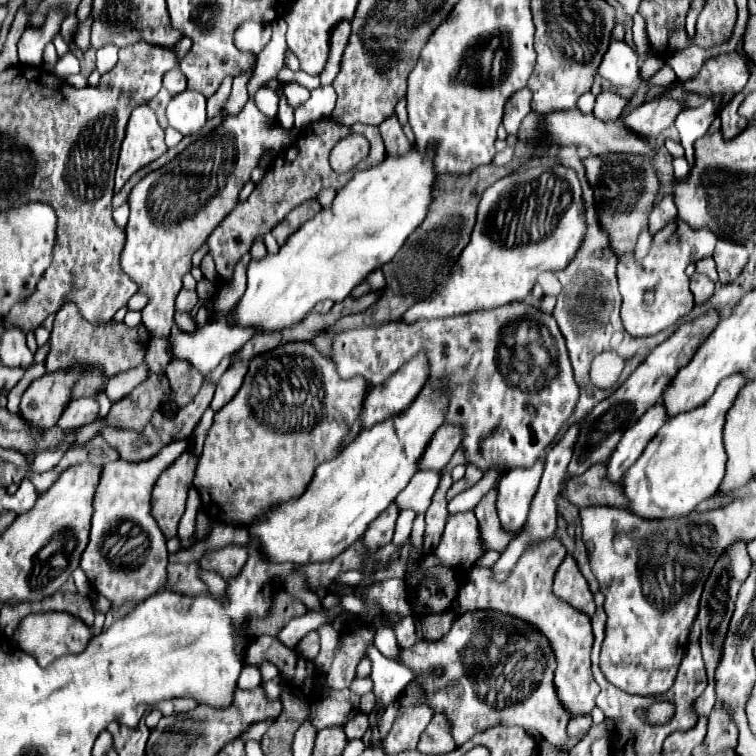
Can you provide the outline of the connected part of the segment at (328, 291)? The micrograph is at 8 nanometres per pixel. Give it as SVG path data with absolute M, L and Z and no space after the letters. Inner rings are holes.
M435 141L421 153L415 145L403 155L385 155L385 159L365 171L357 171L353 179L337 191L329 211L321 209L313 219L303 223L275 255L267 255L261 261L251 261L247 269L247 291L233 309L237 327L257 327L259 333L281 331L291 323L299 323L317 301L331 299L333 303L343 301L355 285L359 285L371 271L389 263L395 253L403 247L405 239L425 221L431 205L431 189L437 179L435 171Z

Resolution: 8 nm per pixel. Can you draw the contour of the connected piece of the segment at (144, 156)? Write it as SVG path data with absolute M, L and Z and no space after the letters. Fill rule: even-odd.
M139 105L133 109L129 123L127 123L127 135L121 145L119 153L119 165L117 165L117 177L115 177L115 191L127 183L127 179L139 171L141 167L149 165L151 161L159 159L167 151L165 145L165 133L149 105Z

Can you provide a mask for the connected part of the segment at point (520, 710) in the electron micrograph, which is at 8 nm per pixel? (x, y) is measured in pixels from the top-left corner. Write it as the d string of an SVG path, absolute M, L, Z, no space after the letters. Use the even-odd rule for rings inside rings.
M495 611L461 613L455 617L451 631L441 641L433 643L423 639L409 649L401 649L401 663L417 671L415 681L423 683L427 699L431 699L431 707L435 707L437 713L447 715L457 745L463 745L467 739L471 739L477 733L477 729L489 729L495 725L517 725L523 727L525 731L535 731L543 735L545 741L549 741L555 747L563 747L565 751L571 751L583 739L583 735L579 737L567 735L567 723L571 719L571 713L561 705L555 691L553 673L557 663L549 641L539 631L533 631L521 619ZM437 665L443 669L443 675L433 677L429 671L433 671Z

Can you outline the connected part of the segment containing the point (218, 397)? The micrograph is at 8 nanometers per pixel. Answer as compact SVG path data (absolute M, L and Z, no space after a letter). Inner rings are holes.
M235 361L225 373L223 377L219 379L217 383L217 391L215 391L215 397L211 401L211 409L213 411L219 411L223 405L227 405L233 395L239 391L241 383L243 383L243 377L247 373L247 363L245 361Z

